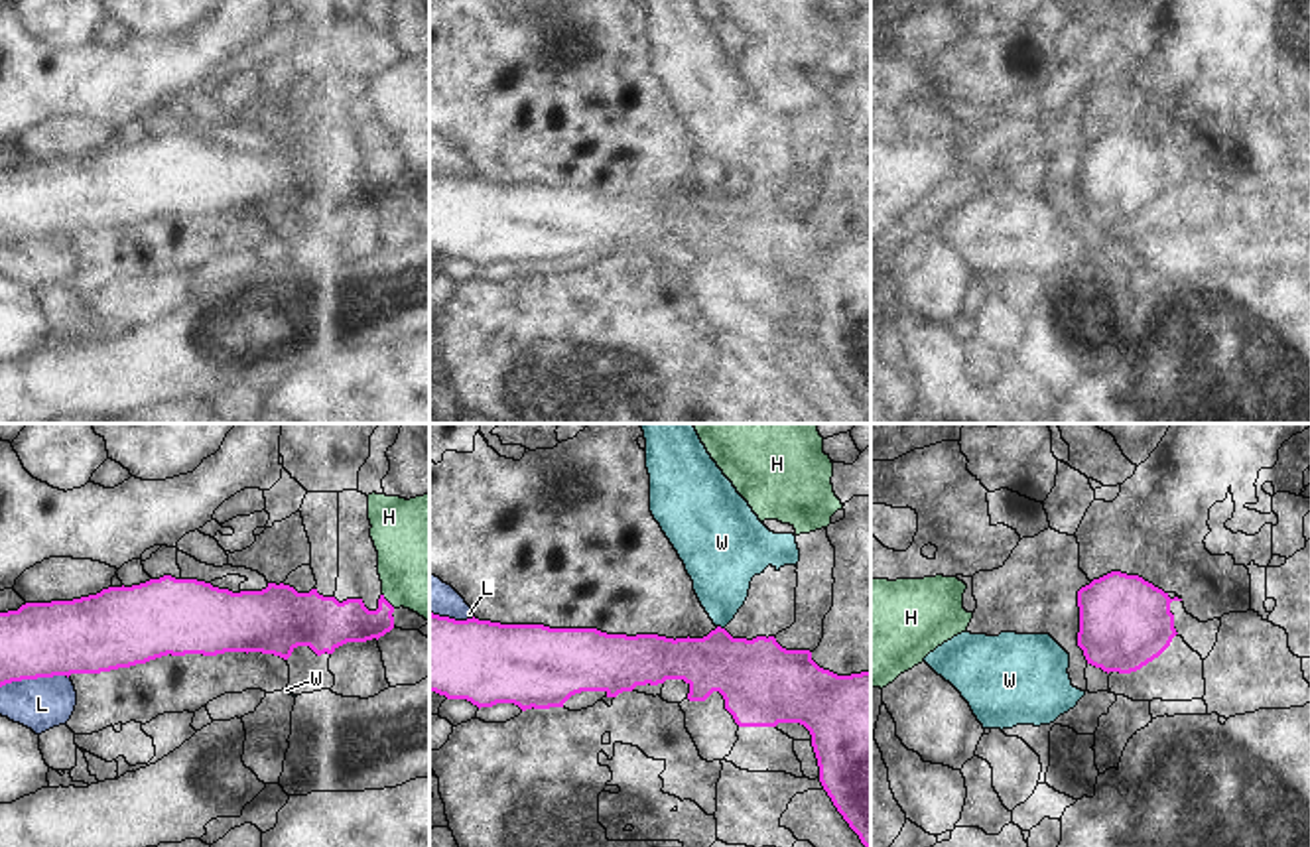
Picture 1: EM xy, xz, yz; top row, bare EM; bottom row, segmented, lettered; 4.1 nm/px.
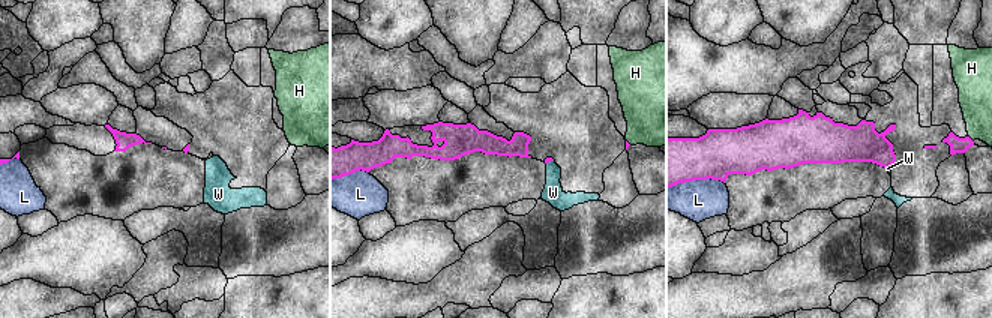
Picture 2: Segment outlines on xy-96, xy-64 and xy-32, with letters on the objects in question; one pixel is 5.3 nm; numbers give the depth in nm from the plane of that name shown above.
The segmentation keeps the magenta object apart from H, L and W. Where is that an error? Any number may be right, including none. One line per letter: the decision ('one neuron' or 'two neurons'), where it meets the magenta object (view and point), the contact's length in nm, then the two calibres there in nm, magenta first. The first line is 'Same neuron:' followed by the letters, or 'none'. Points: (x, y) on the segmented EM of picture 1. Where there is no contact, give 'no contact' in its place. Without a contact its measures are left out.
Same neuron: none
H: two neurons | xy (387, 601) | 80 nm | 190/420 nm
L: two neurons | xy (34, 678) | 280 nm | 300/220 nm
W: two neurons | xz (720, 627) | 40 nm | 300/280 nm

